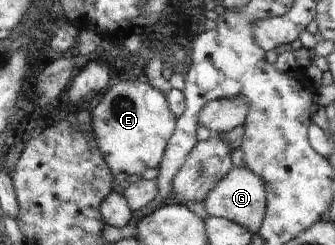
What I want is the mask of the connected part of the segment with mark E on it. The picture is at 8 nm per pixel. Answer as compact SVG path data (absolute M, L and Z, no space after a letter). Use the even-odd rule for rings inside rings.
M141 78L135 81L114 81L104 93L103 99L91 110L91 118L91 126L100 152L106 164L112 169L117 182L134 180L137 174L141 174L148 168L158 169L177 125L177 116L170 110L167 93L164 94L162 90L154 88L152 84L148 84Z

